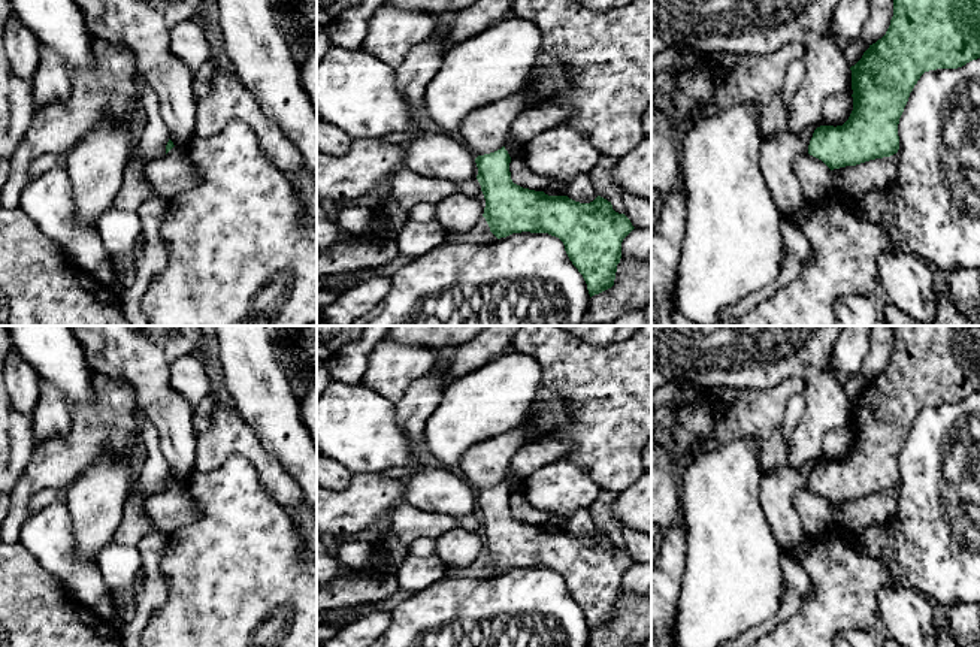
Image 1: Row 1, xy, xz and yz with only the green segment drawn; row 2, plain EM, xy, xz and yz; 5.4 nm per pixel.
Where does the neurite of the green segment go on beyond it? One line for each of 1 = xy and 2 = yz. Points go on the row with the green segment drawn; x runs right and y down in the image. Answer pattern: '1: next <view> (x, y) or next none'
1: next none
2: next none

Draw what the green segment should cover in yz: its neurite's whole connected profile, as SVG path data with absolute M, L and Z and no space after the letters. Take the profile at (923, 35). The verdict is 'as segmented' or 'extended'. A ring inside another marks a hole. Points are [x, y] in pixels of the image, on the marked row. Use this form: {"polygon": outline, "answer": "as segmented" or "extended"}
{"polygon": "M893 0L893 16L886 34L850 67L853 111L843 126L820 126L814 130L808 154L831 170L890 157L899 149L898 124L910 93L925 72L958 69L980 58L980 0Z", "answer": "as segmented"}

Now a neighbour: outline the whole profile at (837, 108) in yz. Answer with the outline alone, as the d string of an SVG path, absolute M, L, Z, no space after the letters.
M837 93L823 103L825 126L843 126L853 111L853 97L850 93Z

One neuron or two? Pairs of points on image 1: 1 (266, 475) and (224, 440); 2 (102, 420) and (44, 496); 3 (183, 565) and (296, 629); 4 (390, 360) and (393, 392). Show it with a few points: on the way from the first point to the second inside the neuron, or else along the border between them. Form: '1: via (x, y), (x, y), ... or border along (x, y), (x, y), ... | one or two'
1: via (263, 462), (238, 440) | one
2: border along (61, 490), (41, 489), (32, 498), (29, 508) | two
3: via (217, 565), (223, 567), (257, 601), (287, 601) | one
4: via (390, 368), (393, 384) | one

